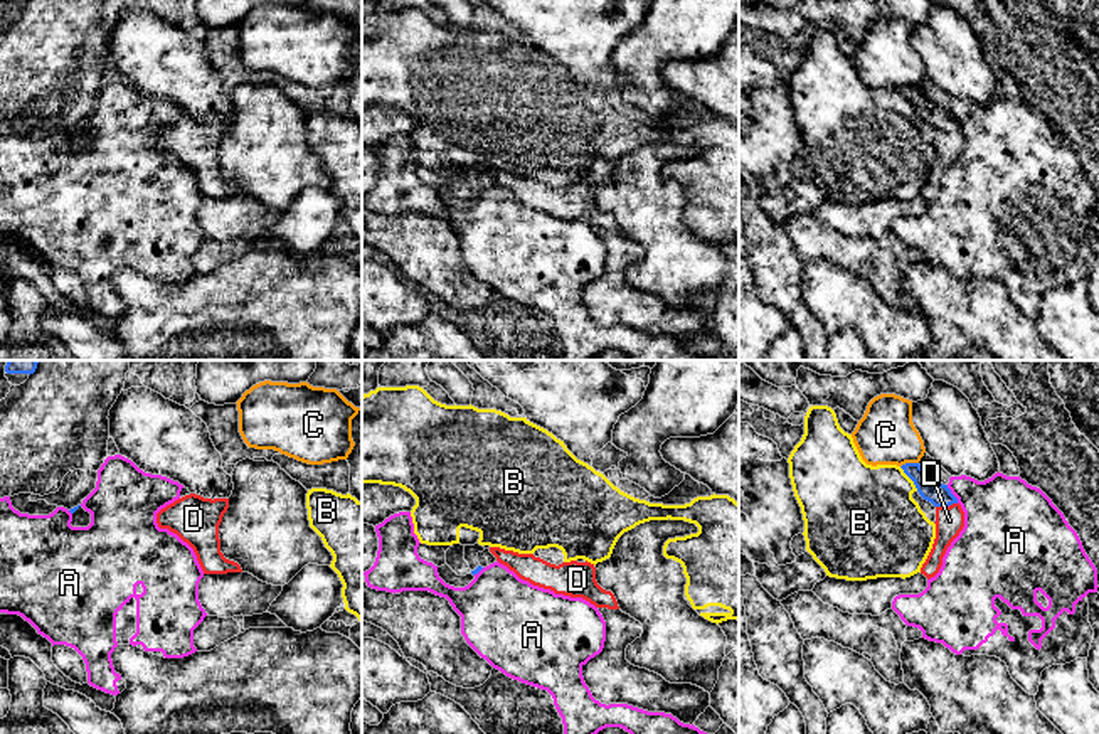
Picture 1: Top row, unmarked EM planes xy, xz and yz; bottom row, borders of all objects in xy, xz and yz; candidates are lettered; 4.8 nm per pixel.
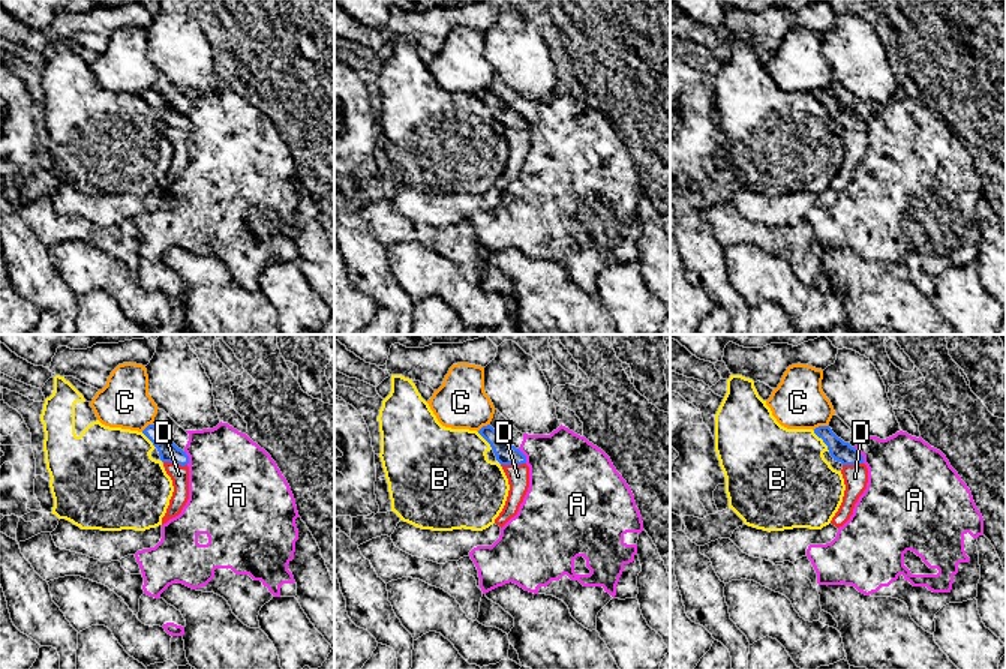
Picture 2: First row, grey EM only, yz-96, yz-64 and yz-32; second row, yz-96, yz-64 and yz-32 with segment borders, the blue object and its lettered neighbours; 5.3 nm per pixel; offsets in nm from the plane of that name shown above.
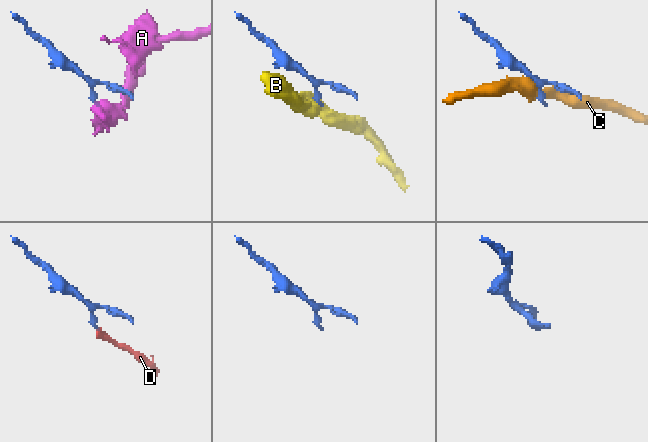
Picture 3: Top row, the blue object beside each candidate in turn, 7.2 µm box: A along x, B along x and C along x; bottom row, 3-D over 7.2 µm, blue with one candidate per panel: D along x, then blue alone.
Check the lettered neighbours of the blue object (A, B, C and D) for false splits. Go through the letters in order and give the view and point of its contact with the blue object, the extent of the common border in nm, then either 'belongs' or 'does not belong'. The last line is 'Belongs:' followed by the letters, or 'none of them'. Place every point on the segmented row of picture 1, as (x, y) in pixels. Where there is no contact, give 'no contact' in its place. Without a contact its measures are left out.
A: contact yz (951, 494); length 110 nm; does not belong
B: contact yz (909, 477); length 150 nm; does not belong
C: contact yz (909, 463); length 90 nm; does not belong
D: contact yz (946, 505); length 110 nm; belongs
Belongs: D

